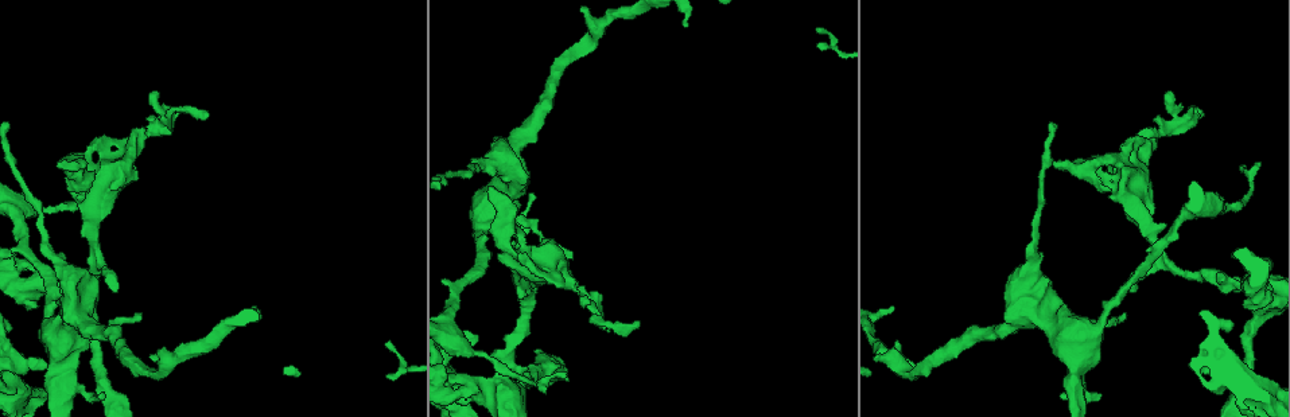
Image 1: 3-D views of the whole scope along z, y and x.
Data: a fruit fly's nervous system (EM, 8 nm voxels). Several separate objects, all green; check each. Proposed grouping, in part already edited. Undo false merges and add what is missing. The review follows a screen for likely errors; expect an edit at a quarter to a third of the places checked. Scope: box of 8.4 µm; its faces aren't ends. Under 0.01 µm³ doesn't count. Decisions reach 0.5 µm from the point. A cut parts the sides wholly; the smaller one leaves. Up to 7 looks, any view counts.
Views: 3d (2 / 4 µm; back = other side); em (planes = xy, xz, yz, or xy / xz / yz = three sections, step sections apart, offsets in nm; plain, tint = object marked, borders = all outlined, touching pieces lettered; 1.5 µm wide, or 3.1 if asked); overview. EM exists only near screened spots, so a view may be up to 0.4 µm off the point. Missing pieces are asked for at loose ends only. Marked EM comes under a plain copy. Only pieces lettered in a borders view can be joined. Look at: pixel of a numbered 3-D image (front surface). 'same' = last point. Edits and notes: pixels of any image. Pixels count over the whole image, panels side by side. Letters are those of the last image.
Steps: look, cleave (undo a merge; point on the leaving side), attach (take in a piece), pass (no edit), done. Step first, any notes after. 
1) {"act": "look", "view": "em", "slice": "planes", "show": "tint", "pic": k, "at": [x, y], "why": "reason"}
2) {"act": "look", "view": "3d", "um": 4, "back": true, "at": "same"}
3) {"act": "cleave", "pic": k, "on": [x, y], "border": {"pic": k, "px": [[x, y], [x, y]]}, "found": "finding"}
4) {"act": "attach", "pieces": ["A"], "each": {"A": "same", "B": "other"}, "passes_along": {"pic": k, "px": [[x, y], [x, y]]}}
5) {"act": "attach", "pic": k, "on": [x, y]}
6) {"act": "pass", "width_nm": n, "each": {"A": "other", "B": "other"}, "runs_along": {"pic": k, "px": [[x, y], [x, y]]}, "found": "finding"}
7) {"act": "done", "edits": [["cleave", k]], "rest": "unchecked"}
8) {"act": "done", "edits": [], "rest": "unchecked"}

{"act": "look", "view": "3d", "um": 2, "pic": 1, "at": [44, 369], "why": "free end"}

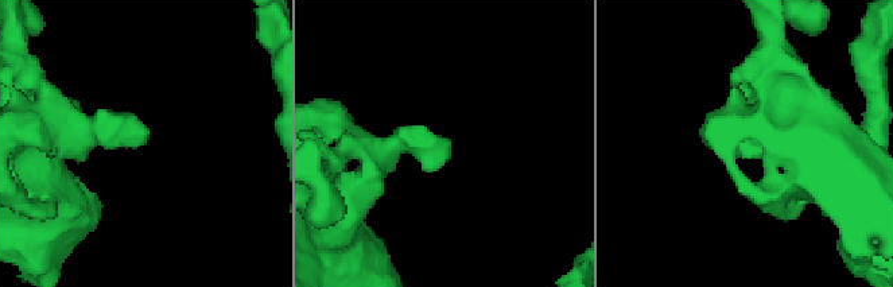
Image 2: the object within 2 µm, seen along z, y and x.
{"act": "look", "view": "em", "slice": "xy", "step": 8, "show": "tint", "pic": 2, "at": [445, 160], "why": "need the tissue"}

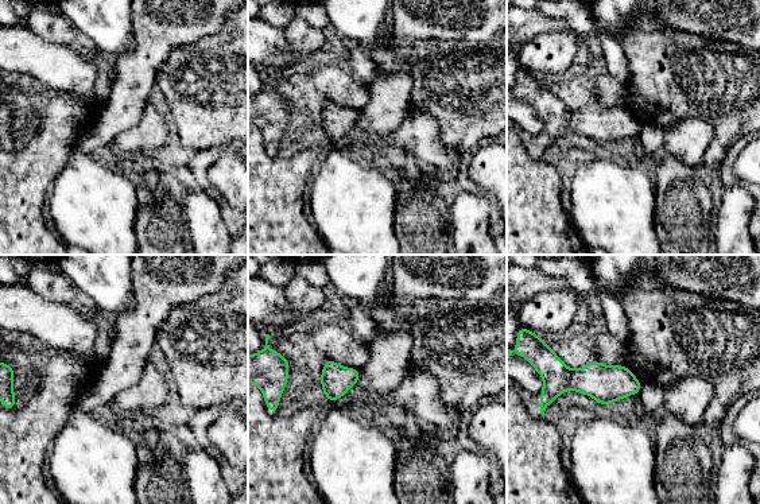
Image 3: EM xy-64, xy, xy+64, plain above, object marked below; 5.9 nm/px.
{"act": "look", "view": "em", "slice": "planes", "show": "borders", "at": "same", "why": "cut it another way"}

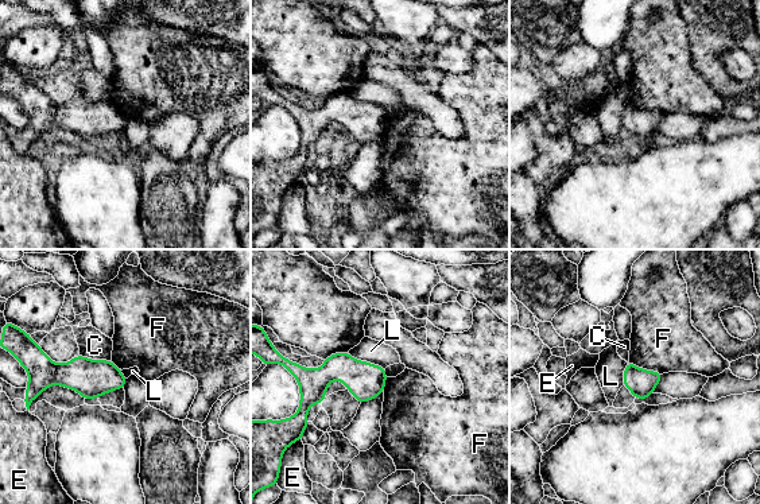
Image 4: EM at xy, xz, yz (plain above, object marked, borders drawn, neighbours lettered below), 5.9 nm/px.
{"act": "pass", "each": {"C": "other", "E": "other", "F": "other", "L": "other"}, "found": "no lettered piece goes on from it"}

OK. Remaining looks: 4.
{"act": "look", "view": "3d", "um": 2, "pic": 1, "at": [1053, 162]}

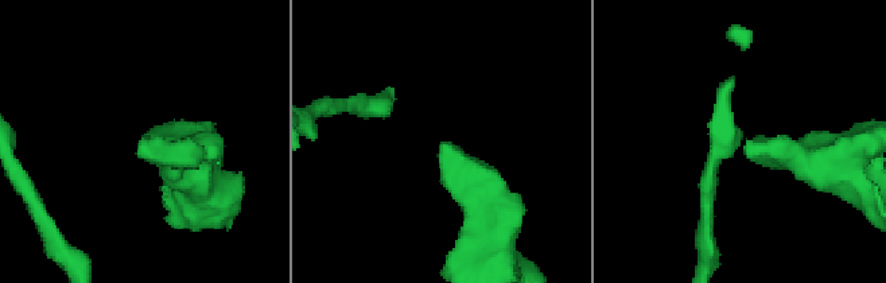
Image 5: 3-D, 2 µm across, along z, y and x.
{"act": "look", "view": "em", "slice": "planes", "show": "borders", "pic": 5, "at": [749, 143], "why": "now the EM"}

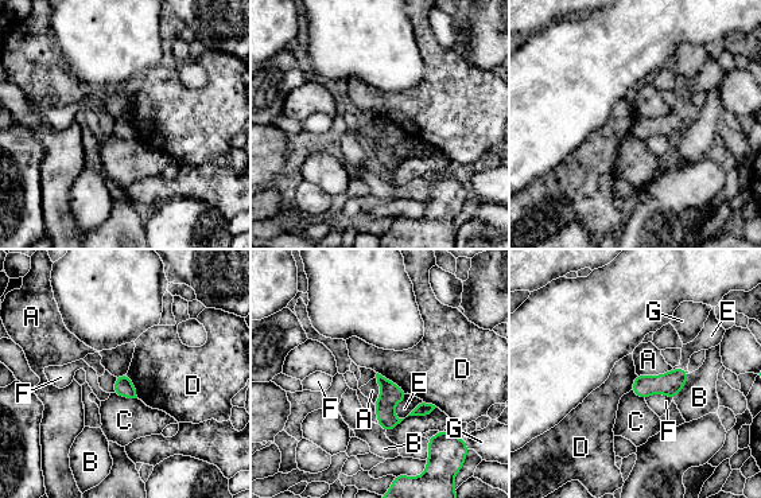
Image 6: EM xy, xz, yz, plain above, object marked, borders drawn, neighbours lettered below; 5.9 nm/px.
{"act": "pass", "each": {"A": "other", "B": "other", "C": "other", "D": "other", "E": "other", "F": "other", "G": "other"}, "border": {"pic": 6, "px": [[672, 368], [657, 374], [636, 374]]}, "found": "none of them fits"}

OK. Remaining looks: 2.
{"act": "look", "view": "em", "slice": "planes", "show": "tint", "pic": 1, "at": [208, 113], "why": "tapers out"}

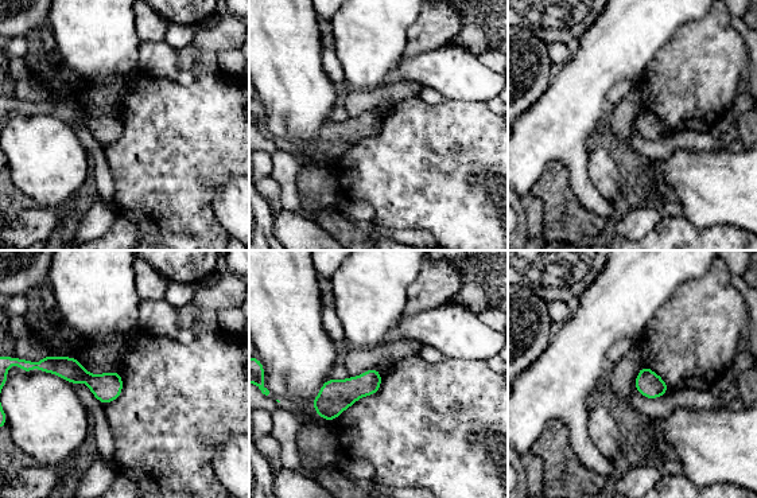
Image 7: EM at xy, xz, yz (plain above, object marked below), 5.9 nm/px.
{"act": "look", "view": "em", "slice": "planes", "show": "borders", "at": "same", "why": "what lies round it"}

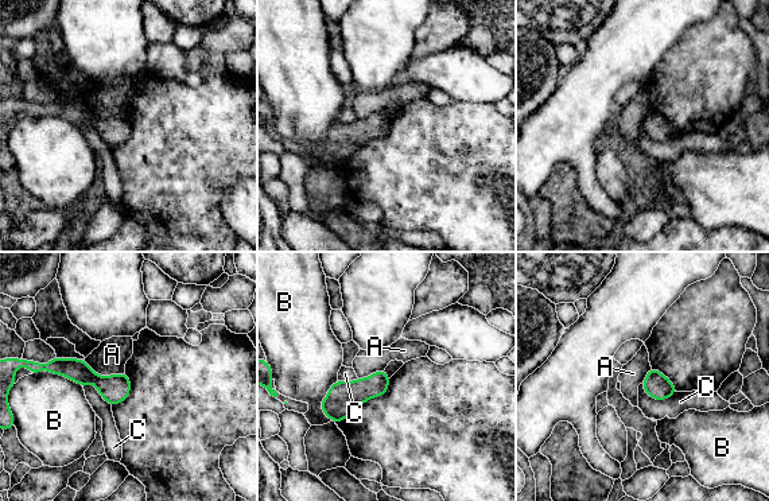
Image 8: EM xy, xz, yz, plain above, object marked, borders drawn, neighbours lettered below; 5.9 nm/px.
{"act": "pass", "each": {"A": "other", "B": "other", "C": "other"}, "border": {"pic": 8, "px": [[84, 360], [98, 375], [124, 372]]}, "found": "none of them fits"}

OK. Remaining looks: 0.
{"act": "done", "edits": [], "rest": "unchecked"}

